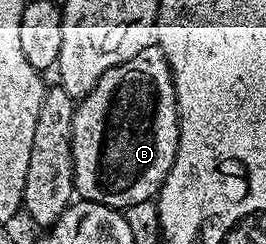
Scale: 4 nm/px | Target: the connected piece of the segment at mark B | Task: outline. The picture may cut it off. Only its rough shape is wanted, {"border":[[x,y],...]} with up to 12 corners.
{"border":[[145,47],[71,121],[73,190],[153,199],[179,149],[173,74]]}

